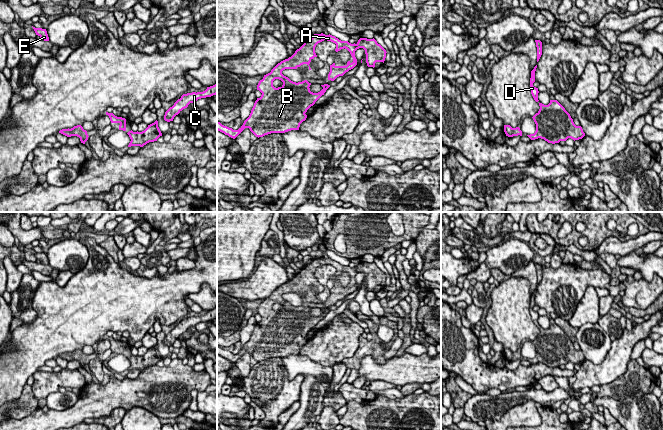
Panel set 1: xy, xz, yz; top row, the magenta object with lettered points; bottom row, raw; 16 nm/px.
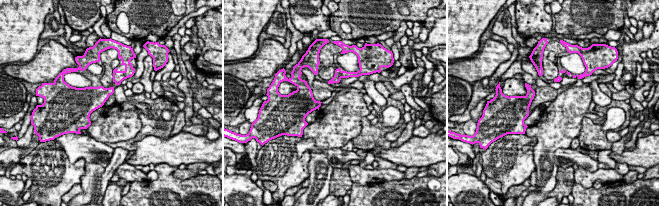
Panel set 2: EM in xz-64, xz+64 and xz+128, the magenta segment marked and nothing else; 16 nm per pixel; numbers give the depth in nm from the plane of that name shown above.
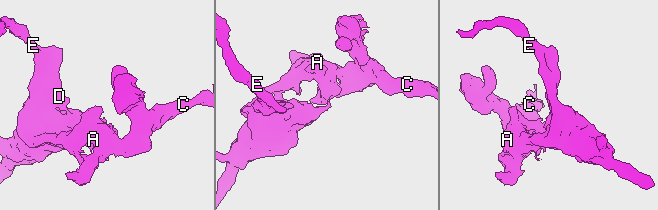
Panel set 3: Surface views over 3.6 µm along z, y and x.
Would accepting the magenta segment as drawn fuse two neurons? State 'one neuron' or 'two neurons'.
one neuron

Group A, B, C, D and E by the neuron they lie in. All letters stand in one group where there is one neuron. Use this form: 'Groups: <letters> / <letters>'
Groups: A B C D E

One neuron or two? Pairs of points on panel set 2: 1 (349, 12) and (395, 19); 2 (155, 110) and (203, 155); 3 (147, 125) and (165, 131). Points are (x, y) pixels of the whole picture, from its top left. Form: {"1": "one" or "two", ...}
{"1": "one", "2": "two", "3": "one"}

